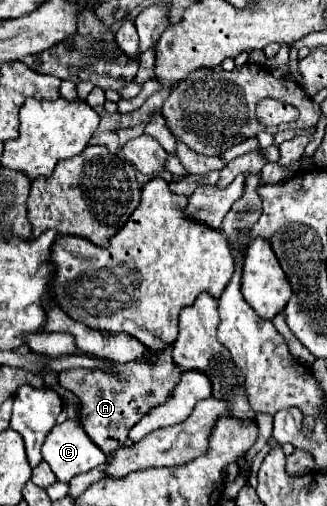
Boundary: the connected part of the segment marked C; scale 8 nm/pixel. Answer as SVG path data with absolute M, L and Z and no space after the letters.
M66 420L50 430L42 446L42 458L50 464L58 482L70 482L74 476L108 460L104 452L88 440L88 434L80 428L78 420Z

